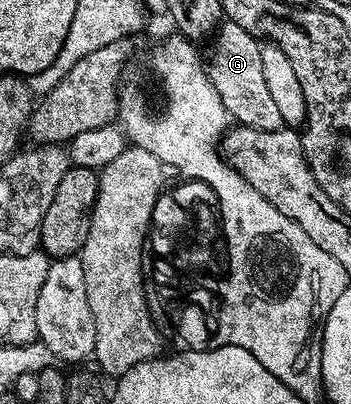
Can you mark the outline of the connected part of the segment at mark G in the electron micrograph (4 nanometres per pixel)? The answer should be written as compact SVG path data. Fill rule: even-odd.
M229 22L217 29L217 36L218 41L210 52L210 60L208 56L208 71L212 86L216 86L216 94L220 94L220 102L224 102L228 114L244 128L276 130L283 127L280 110L264 82L259 37L248 34L248 30Z

